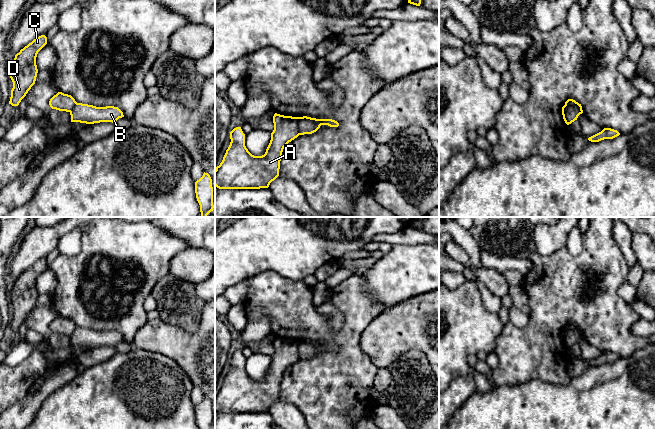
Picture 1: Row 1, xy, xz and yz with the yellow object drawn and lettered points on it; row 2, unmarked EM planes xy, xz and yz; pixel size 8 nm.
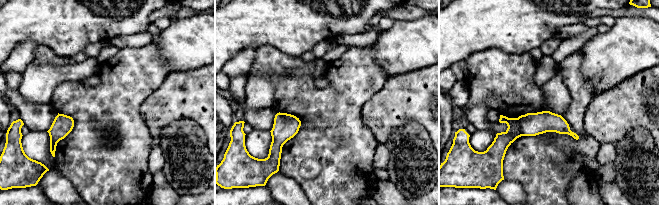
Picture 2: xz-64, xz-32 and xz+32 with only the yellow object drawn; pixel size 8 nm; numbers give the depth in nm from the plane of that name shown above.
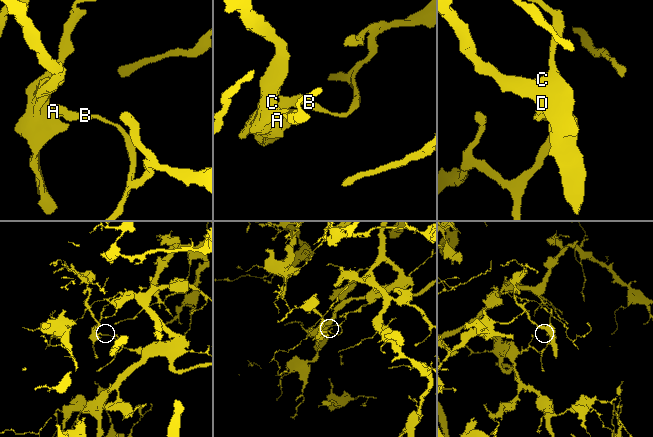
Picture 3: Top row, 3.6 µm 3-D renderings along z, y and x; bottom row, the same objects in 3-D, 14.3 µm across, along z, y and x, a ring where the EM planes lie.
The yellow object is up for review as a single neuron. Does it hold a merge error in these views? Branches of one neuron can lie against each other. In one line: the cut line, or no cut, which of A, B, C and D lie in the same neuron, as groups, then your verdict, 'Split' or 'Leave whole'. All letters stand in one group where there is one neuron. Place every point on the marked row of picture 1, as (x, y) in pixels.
Split along xz (296, 117), (300, 134). Groups: A C D / B. Split

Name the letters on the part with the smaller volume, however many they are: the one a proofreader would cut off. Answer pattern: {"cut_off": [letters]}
{"cut_off": ["A", "C", "D"]}

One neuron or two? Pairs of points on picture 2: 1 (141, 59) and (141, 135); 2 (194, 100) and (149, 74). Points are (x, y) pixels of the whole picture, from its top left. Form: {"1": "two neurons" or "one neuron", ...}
{"1": "one neuron", "2": "two neurons"}

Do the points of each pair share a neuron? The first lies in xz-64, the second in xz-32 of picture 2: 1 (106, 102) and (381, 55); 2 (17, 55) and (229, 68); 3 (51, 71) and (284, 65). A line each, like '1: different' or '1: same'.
1: different
2: same
3: different

